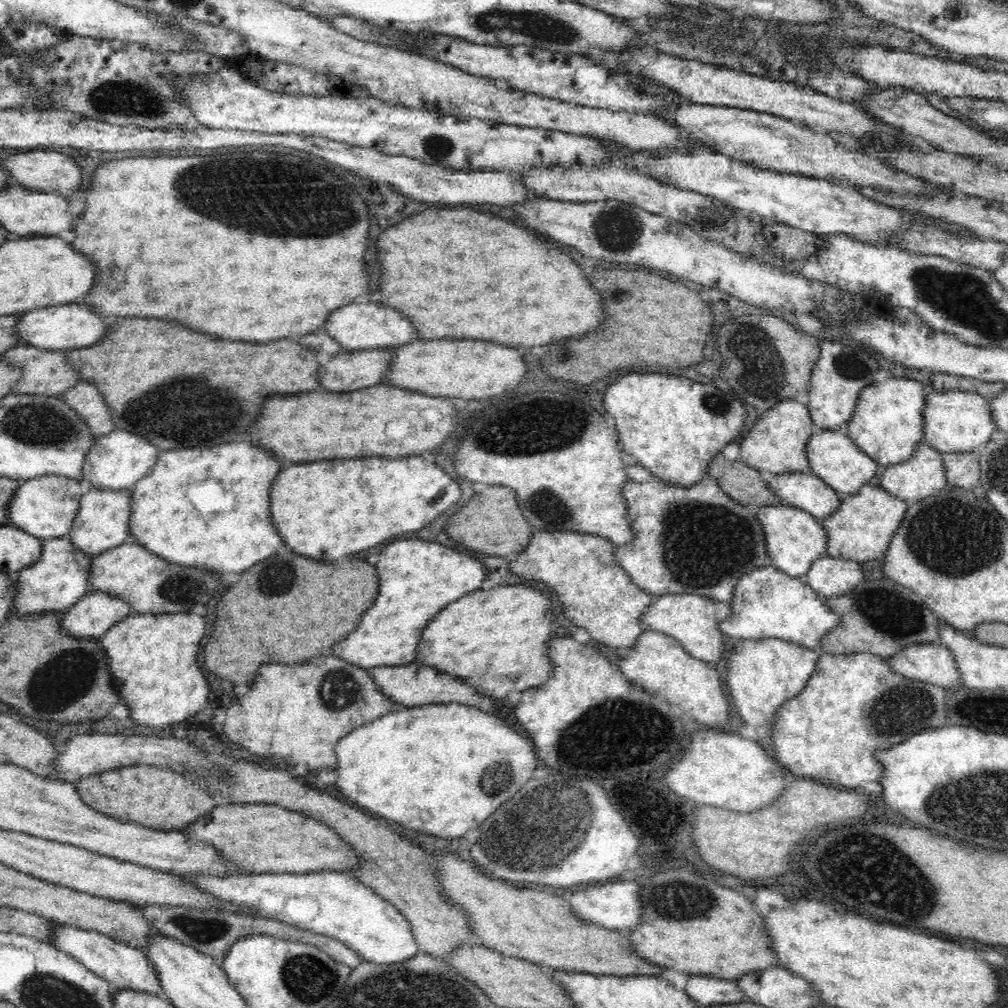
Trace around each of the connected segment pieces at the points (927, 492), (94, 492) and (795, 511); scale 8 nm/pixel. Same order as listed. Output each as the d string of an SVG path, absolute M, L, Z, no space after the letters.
M921 442L916 446L916 452L912 454L912 458L906 460L906 462L887 467L880 480L881 487L890 494L906 501L909 507L914 506L920 500L942 494L946 488L950 488L942 456L943 453L938 449L926 444L926 442Z
M85 486L70 539L91 557L108 549L120 546L131 540L130 518L132 518L132 491L128 488L114 490L109 488Z
M762 506L754 508L766 533L766 548L769 563L792 578L806 577L812 564L827 556L828 533L823 523L819 523L812 513L796 506Z

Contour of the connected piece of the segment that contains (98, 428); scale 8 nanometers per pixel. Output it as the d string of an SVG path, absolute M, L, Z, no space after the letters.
M86 379L80 381L74 388L65 392L64 399L82 415L82 419L88 424L96 438L117 429L112 417L112 408L104 400L102 392L98 390L94 381Z

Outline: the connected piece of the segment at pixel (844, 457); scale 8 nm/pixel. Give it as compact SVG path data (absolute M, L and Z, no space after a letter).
M844 426L841 430L814 432L806 444L806 453L810 461L809 471L819 476L830 488L833 488L841 500L854 496L874 480L878 474L880 463L862 451L852 437L849 429Z

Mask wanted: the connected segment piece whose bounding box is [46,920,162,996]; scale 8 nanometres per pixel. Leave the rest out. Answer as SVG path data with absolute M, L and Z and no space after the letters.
M48 920L49 931L47 942L56 950L69 954L74 960L83 964L94 976L108 981L113 988L148 991L162 996L152 965L145 957L145 952L138 947L131 947L118 942L112 937L93 930L79 929L62 922Z

